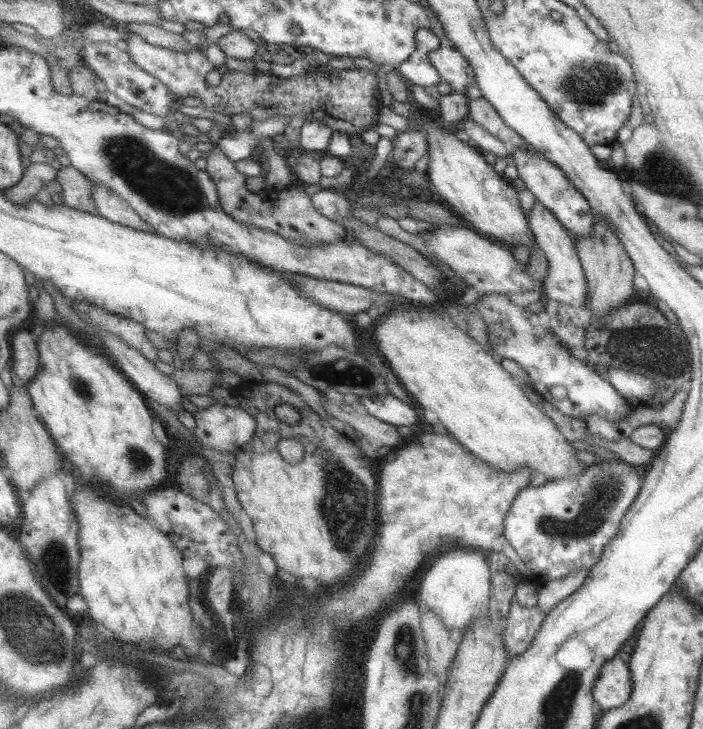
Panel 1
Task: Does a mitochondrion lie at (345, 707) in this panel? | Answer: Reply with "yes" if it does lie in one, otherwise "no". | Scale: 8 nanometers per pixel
no

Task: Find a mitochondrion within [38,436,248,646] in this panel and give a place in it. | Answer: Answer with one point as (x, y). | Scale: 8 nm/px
(55, 571)

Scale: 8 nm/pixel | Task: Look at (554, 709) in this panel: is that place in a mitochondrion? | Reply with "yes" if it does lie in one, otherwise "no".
yes

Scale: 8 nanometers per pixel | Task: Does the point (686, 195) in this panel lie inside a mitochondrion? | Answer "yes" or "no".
yes

